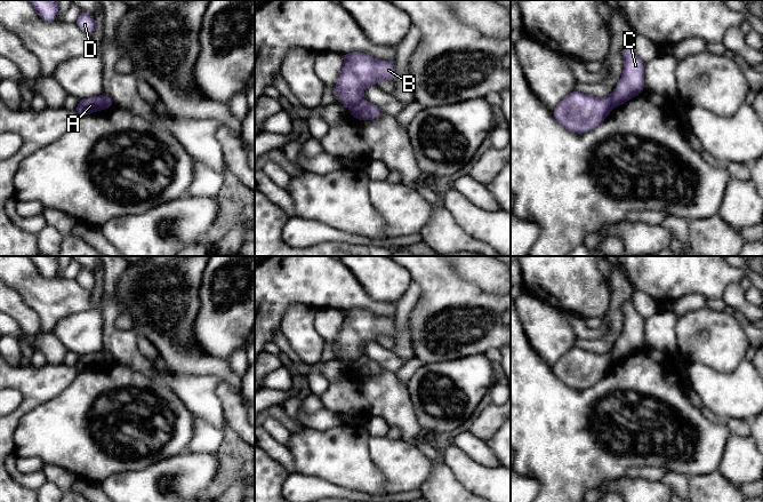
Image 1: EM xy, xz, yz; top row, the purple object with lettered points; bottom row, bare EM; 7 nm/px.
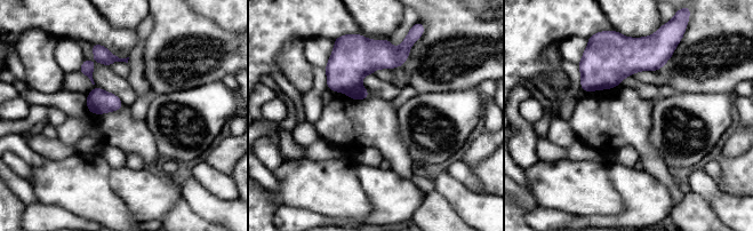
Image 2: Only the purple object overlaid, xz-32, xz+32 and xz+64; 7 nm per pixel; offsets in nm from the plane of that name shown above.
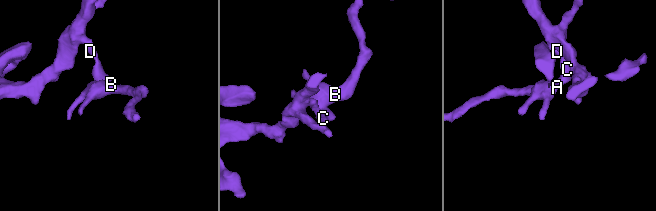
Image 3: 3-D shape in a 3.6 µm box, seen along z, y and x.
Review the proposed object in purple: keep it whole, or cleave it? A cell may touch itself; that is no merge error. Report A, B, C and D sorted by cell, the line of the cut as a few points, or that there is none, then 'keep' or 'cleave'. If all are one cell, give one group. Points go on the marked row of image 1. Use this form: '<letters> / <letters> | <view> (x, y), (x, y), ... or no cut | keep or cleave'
A B / C D | xz (362, 98), (350, 106) | cleave

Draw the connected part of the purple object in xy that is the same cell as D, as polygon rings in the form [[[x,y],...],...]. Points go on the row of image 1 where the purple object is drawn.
[[[81,10],[77,22],[78,26],[90,37],[95,34],[96,21],[95,17],[85,10]]]

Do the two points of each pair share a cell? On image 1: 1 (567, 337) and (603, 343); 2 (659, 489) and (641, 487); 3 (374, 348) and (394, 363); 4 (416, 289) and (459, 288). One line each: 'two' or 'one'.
1: two
2: one
3: one
4: two

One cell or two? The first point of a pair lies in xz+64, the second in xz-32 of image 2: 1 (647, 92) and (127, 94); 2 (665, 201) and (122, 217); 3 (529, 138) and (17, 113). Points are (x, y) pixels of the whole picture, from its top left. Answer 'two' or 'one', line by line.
1: one
2: two
3: two

